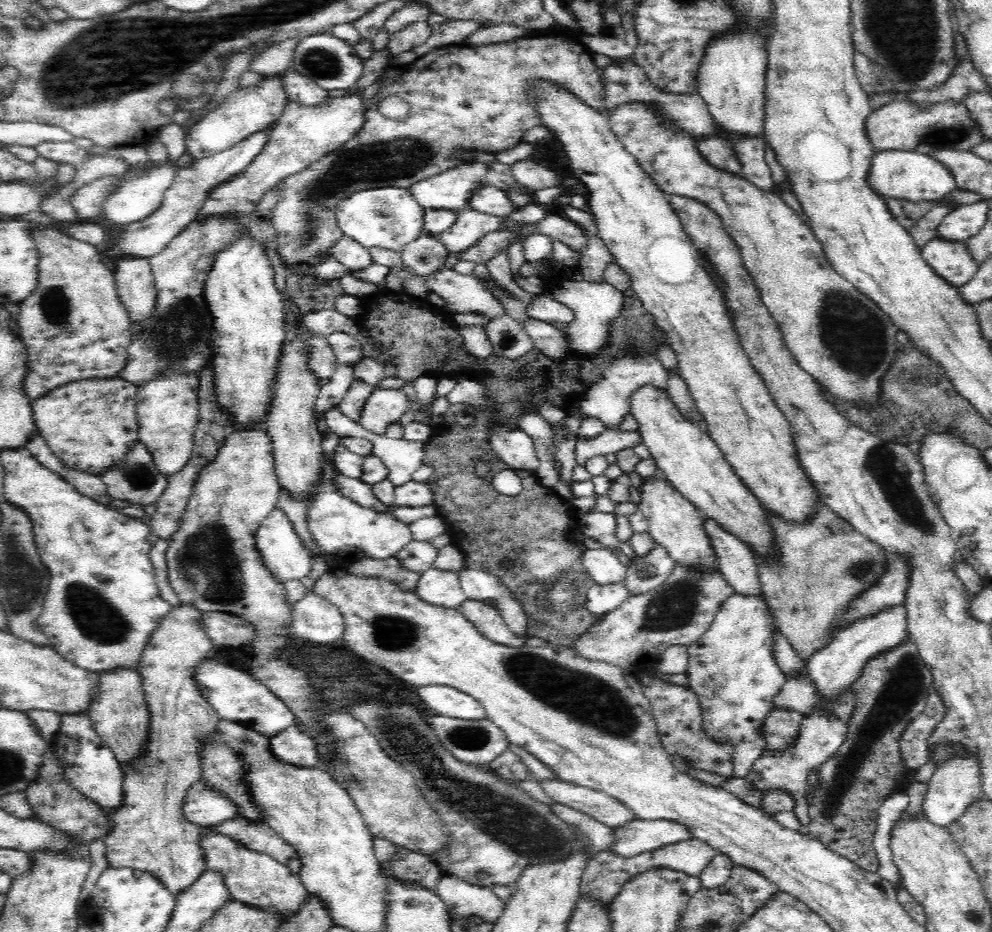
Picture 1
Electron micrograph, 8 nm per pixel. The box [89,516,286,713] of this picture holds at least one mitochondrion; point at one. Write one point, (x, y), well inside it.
(206, 563)

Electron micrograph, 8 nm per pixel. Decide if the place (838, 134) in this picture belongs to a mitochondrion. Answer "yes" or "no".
no

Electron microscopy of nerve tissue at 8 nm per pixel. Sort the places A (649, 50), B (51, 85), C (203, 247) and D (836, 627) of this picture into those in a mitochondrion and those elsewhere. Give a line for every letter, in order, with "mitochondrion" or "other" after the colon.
A: other
B: mitochondrion
C: other
D: other

